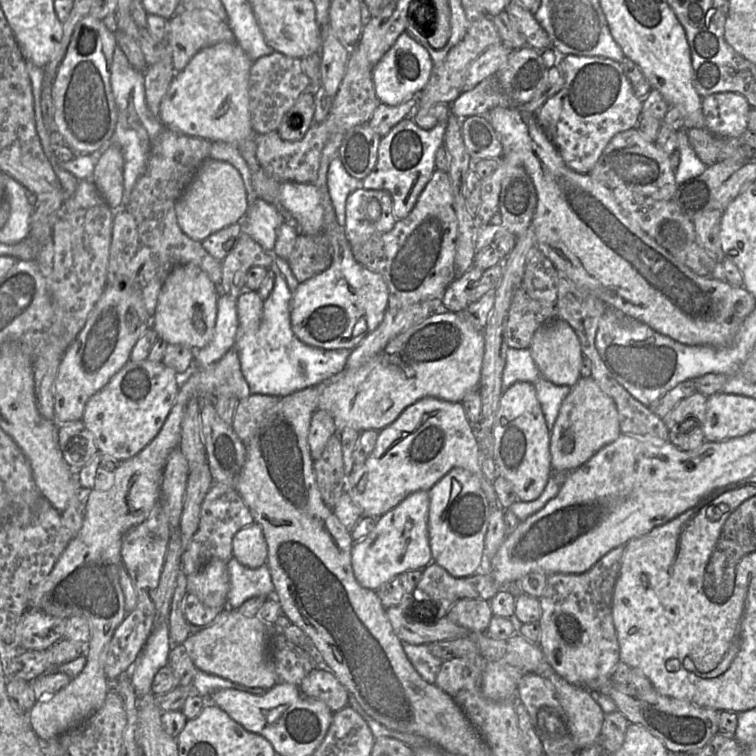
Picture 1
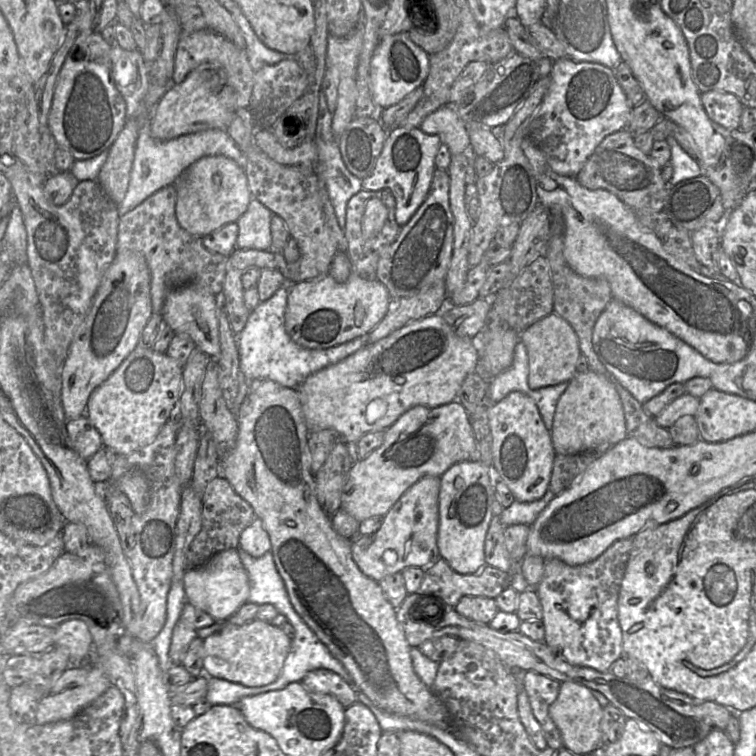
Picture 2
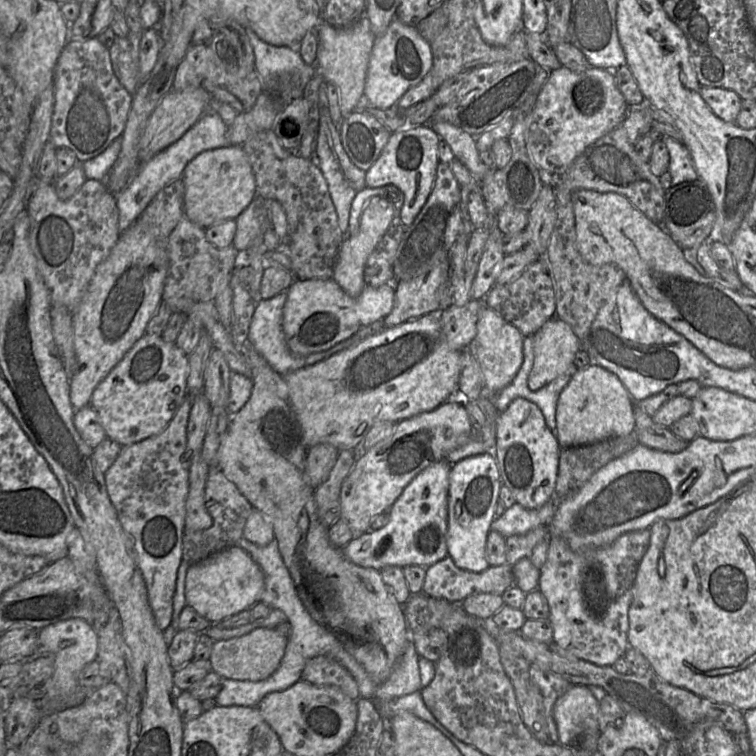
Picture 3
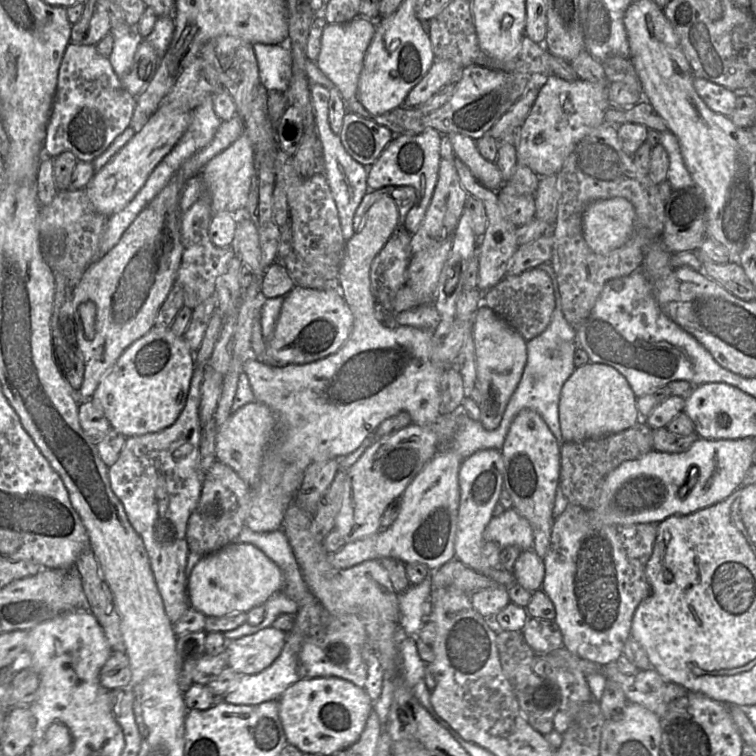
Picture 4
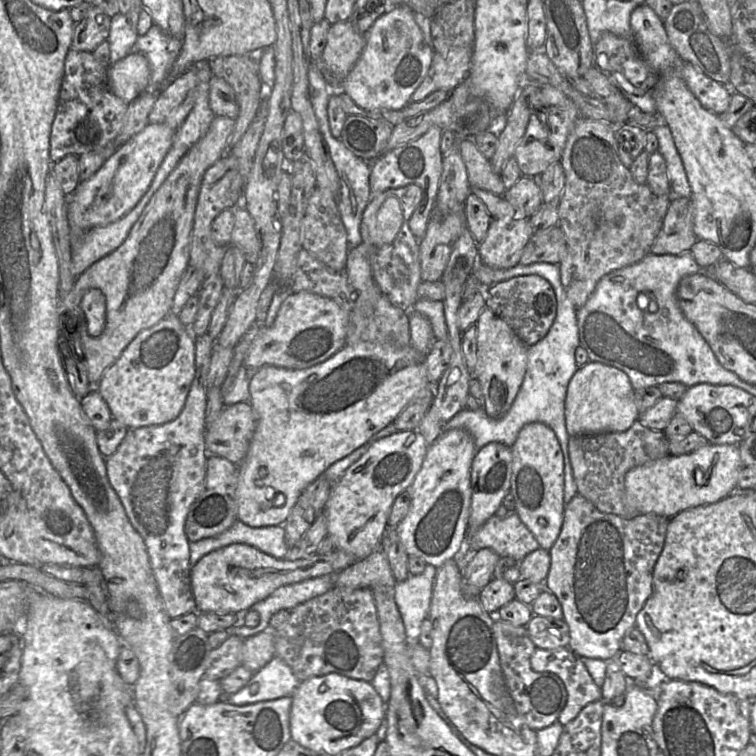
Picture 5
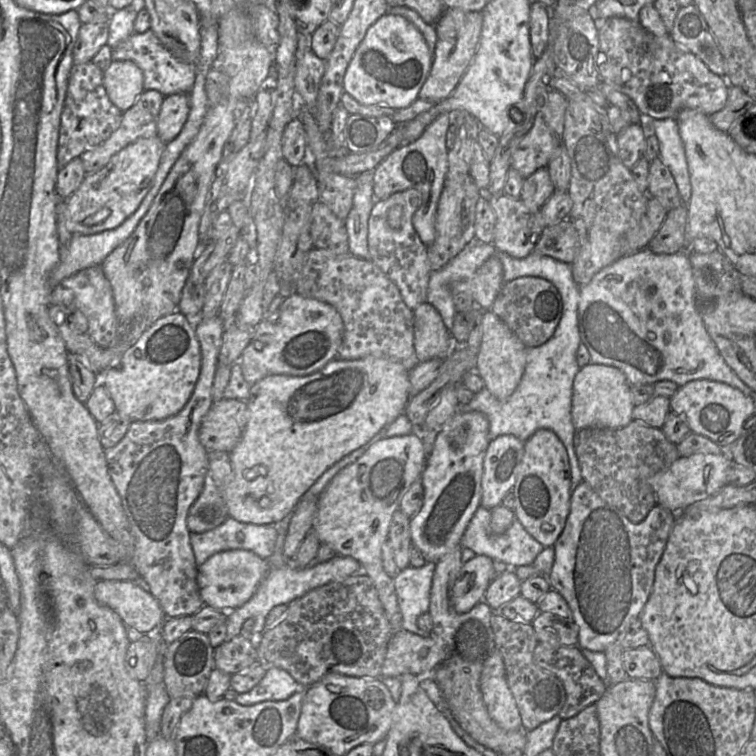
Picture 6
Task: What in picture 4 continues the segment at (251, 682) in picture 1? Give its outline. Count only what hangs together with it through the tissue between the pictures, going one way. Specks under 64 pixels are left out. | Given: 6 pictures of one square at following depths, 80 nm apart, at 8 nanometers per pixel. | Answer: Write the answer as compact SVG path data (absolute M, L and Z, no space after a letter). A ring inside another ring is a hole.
M266 627L253 634L229 640L225 645L228 667L240 675L261 672L279 656L285 636L285 632Z

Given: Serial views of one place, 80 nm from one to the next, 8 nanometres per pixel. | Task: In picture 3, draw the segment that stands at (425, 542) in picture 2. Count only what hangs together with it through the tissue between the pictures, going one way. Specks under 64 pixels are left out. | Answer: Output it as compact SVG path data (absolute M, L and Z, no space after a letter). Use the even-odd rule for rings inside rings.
M446 460L431 464L420 472L390 507L389 522L376 531L352 538L341 550L361 567L381 570L385 566L429 567L448 556L448 492L451 464Z

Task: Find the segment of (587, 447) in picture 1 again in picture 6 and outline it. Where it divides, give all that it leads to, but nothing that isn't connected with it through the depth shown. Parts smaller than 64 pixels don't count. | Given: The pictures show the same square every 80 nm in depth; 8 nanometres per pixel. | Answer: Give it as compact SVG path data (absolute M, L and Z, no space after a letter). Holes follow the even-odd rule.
M588 363L580 368L573 382L572 422L576 430L583 428L619 429L632 420L634 408L631 385L625 374L614 366Z

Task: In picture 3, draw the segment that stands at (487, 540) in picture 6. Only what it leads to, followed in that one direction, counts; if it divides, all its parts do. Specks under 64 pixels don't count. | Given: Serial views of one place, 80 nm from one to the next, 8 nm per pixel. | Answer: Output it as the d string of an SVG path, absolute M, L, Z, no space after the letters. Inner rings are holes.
M553 496L542 507L526 509L515 502L512 507L505 510L502 516L495 518L491 524L491 530L499 532L504 538L512 535L527 533L537 526L549 526L558 502Z

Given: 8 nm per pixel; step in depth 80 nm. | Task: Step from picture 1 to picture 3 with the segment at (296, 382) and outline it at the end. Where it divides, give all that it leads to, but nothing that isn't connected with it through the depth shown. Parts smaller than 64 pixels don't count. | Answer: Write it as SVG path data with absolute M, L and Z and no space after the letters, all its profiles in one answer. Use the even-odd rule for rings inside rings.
M287 291L281 292L270 299L261 299L256 303L256 308L252 317L252 321L249 328L248 341L251 345L271 366L271 368L284 376L289 372L298 370L300 368L313 365L320 361L323 361L332 355L353 347L363 341L365 338L375 335L384 329L383 320L379 320L371 325L362 327L357 333L355 333L349 339L342 341L330 349L322 352L317 352L309 355L295 355L287 346L285 336L282 329L283 309L287 300Z

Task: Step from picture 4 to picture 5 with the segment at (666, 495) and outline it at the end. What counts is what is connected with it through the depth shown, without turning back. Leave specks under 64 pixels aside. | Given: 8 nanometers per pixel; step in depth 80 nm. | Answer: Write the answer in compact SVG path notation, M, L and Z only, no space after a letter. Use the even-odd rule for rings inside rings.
M709 443L689 454L668 455L631 469L625 476L626 499L640 515L672 518L681 511L716 503L734 493L742 467L738 445Z

